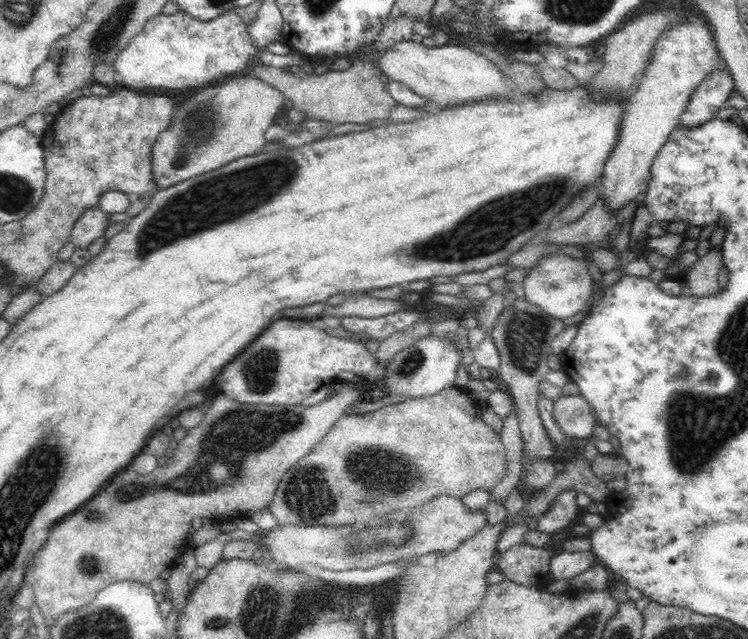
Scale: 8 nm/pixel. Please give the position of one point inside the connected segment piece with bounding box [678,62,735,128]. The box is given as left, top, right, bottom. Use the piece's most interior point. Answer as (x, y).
(712, 94)

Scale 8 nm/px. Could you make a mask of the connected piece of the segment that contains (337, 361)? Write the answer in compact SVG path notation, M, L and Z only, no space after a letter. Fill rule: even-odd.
M285 319L270 324L220 372L221 392L230 400L246 404L298 405L321 386L336 381L342 371L353 372L369 385L382 378L384 368L378 368L366 346L346 338L332 338L316 324L318 319L314 322Z

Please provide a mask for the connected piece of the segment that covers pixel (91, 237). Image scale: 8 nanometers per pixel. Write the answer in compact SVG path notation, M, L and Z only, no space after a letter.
M99 208L88 209L74 223L70 242L74 247L88 249L92 242L105 234L108 225L106 212Z

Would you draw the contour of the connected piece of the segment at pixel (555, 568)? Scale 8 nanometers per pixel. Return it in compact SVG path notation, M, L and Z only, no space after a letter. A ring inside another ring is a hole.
M577 551L575 553L561 552L549 562L551 580L568 580L578 576L580 572L592 565L602 564L593 551Z

